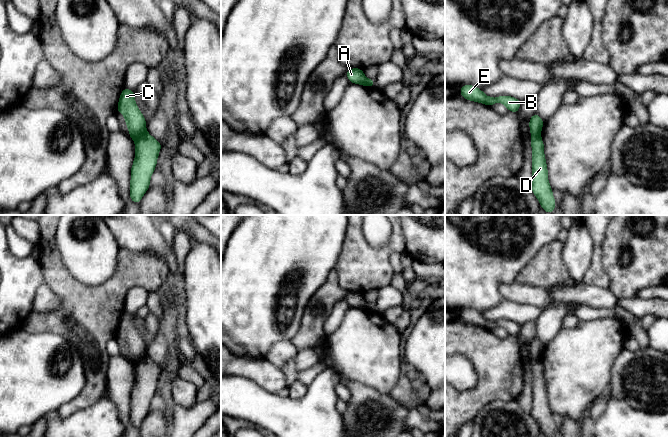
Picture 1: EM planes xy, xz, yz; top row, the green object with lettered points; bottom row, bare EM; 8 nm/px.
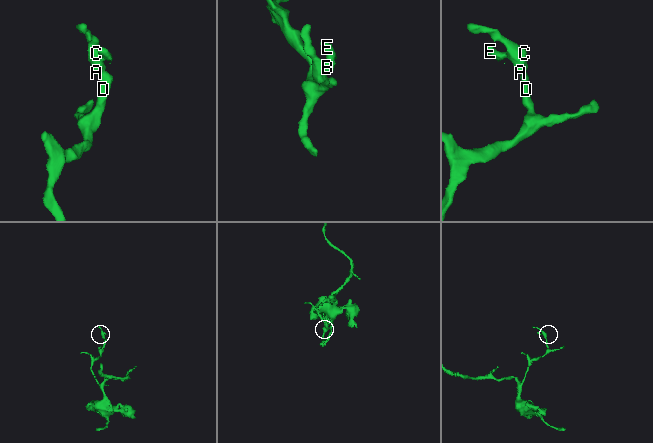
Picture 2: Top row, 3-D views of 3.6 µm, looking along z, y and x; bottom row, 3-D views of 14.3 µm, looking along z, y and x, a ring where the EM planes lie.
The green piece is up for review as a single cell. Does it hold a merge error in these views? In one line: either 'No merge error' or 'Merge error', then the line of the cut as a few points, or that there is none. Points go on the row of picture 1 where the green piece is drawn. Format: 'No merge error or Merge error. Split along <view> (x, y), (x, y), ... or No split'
Merge error. Split along xy (145, 131), (134, 139)

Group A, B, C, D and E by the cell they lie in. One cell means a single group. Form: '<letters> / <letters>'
A B C E / D

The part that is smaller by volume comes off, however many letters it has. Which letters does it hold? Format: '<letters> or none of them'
A, B, C, E

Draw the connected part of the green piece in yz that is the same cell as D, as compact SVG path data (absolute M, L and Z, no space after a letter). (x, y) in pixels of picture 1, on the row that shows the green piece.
M541 135L530 138L532 147L532 187L533 194L540 202L541 208L548 214L554 212L556 201L548 181L548 170L544 155L544 143Z

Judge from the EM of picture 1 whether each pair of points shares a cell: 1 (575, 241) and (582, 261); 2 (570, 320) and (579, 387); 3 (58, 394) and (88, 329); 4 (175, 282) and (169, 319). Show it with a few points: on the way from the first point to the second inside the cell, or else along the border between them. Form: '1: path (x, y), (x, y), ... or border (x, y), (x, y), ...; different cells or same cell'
1: path (577, 246), (577, 256); same cell
2: border (579, 321), (573, 327), (562, 328); different cells
3: border (60, 335), (65, 337), (78, 352), (85, 373); different cells
4: border (180, 284), (172, 295); different cells

